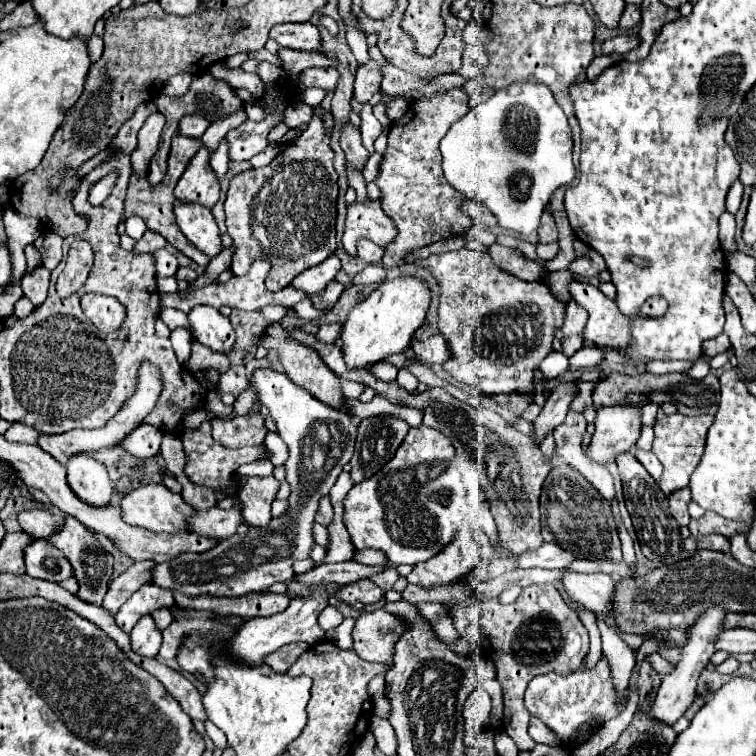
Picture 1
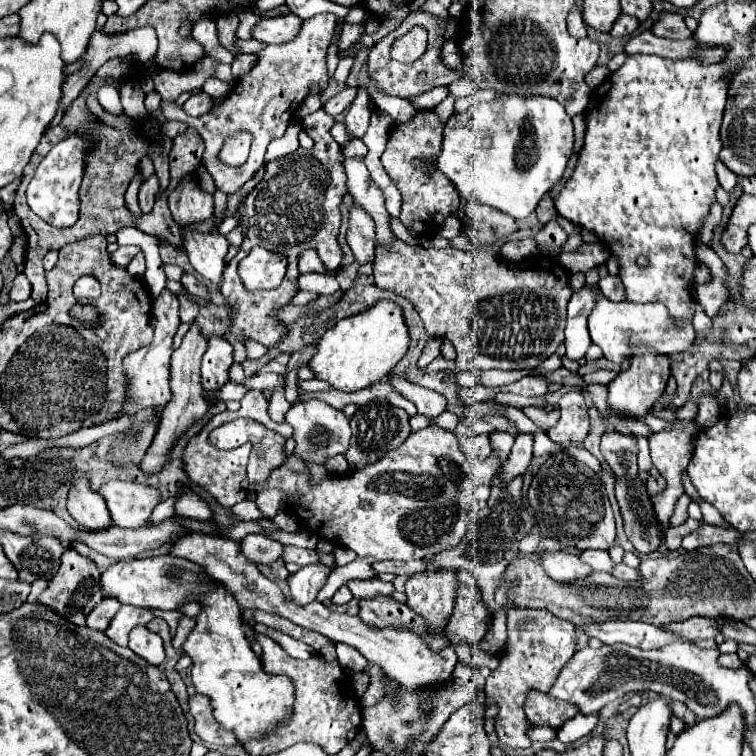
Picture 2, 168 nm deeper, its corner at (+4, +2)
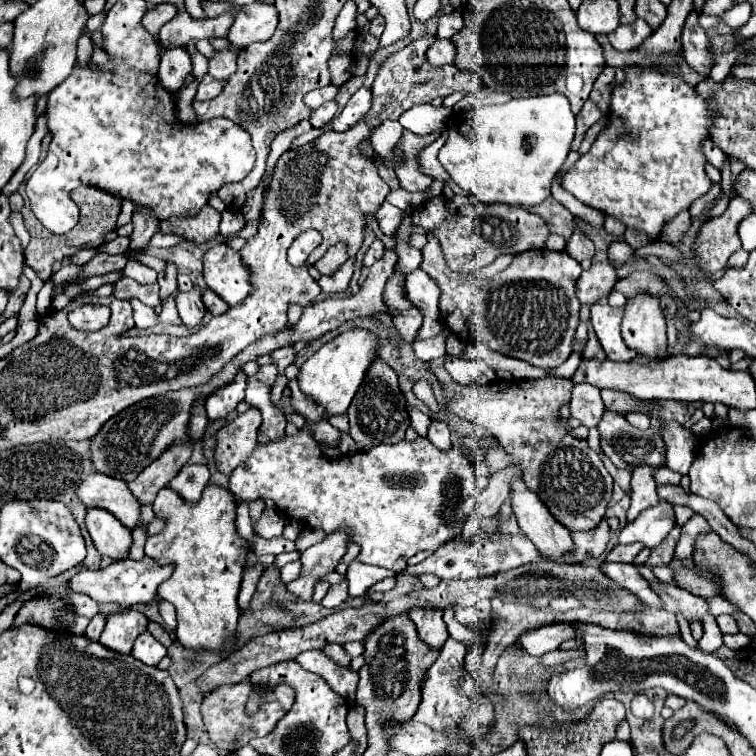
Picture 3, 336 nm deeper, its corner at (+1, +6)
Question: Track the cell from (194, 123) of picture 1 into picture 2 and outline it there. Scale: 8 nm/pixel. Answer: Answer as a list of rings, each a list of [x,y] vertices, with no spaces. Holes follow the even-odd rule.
[[[200,91],[200,93],[194,93],[194,95],[184,103],[184,111],[186,111],[190,117],[200,117],[200,115],[204,115],[206,111],[212,109],[212,103],[214,103],[214,99]]]

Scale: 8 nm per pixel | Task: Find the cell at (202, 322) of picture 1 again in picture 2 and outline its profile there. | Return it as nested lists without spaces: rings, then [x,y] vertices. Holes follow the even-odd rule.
[[[210,337],[208,351],[202,357],[202,387],[214,393],[226,385],[232,363],[232,345],[224,337]]]

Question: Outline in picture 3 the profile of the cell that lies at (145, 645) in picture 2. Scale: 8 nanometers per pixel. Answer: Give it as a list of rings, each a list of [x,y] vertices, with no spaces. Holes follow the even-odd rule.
[[[145,631],[135,639],[131,655],[135,655],[135,659],[143,661],[145,665],[157,665],[167,655],[167,649],[159,641],[155,641],[151,633]]]

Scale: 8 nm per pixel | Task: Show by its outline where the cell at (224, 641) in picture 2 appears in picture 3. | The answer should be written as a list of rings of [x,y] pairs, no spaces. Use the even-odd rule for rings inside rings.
[[[207,485],[203,497],[197,505],[185,503],[173,489],[163,487],[155,501],[153,511],[157,517],[167,519],[167,527],[159,535],[151,535],[145,545],[145,555],[153,557],[159,563],[175,563],[173,575],[159,585],[159,597],[173,603],[177,609],[177,639],[183,647],[193,651],[215,651],[215,653],[231,653],[237,649],[237,621],[241,609],[237,605],[241,573],[245,565],[245,539],[241,539],[235,531],[235,499],[219,485]]]

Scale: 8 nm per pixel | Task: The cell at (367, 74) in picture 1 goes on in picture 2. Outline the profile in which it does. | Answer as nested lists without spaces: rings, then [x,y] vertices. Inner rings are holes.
[[[346,87],[346,89],[344,89],[344,91],[340,91],[336,97],[328,99],[328,101],[324,103],[324,111],[326,111],[328,115],[332,115],[332,117],[340,115],[340,113],[342,113],[342,111],[344,111],[352,101],[354,101],[356,94],[356,87]]]

